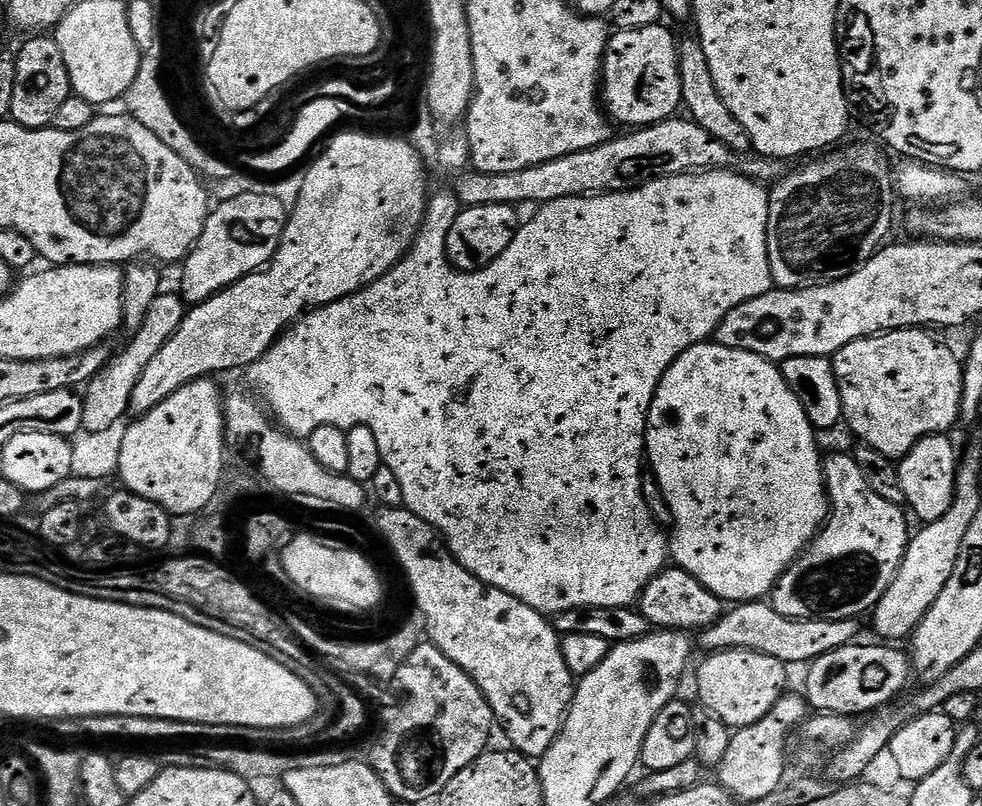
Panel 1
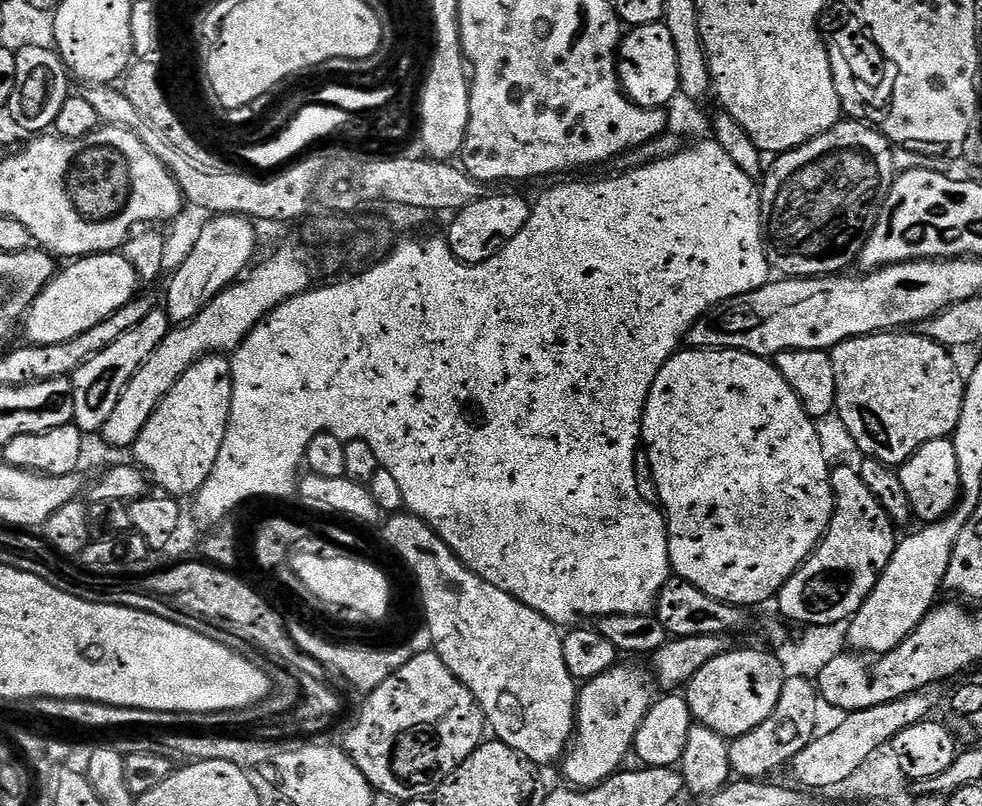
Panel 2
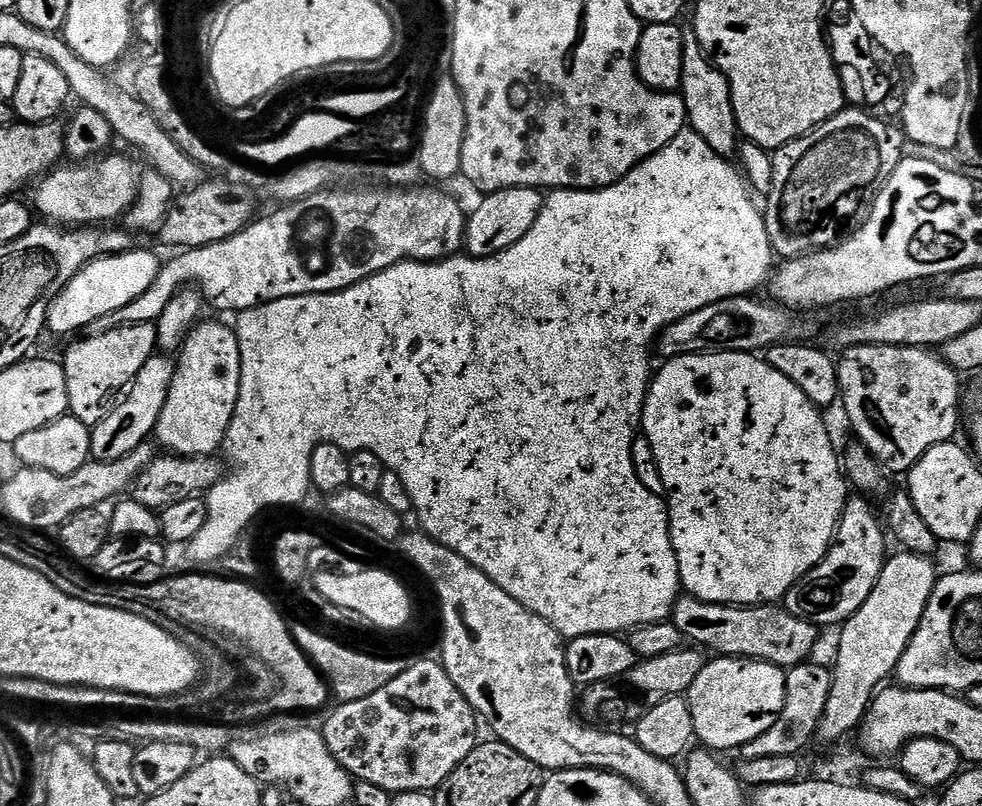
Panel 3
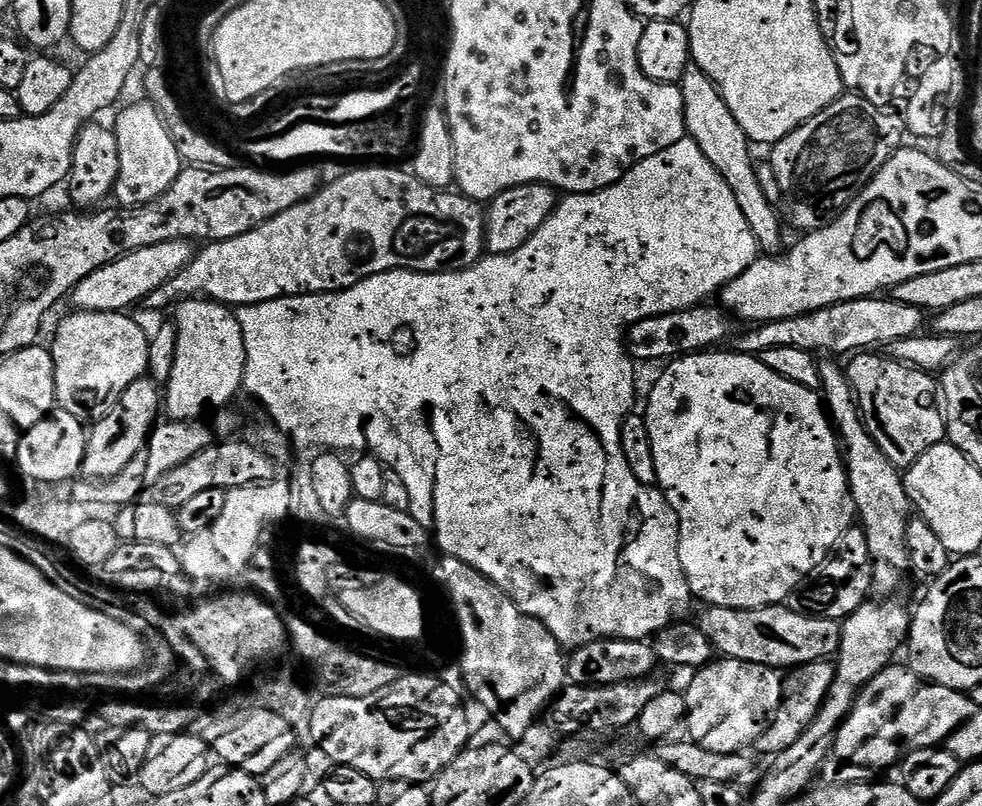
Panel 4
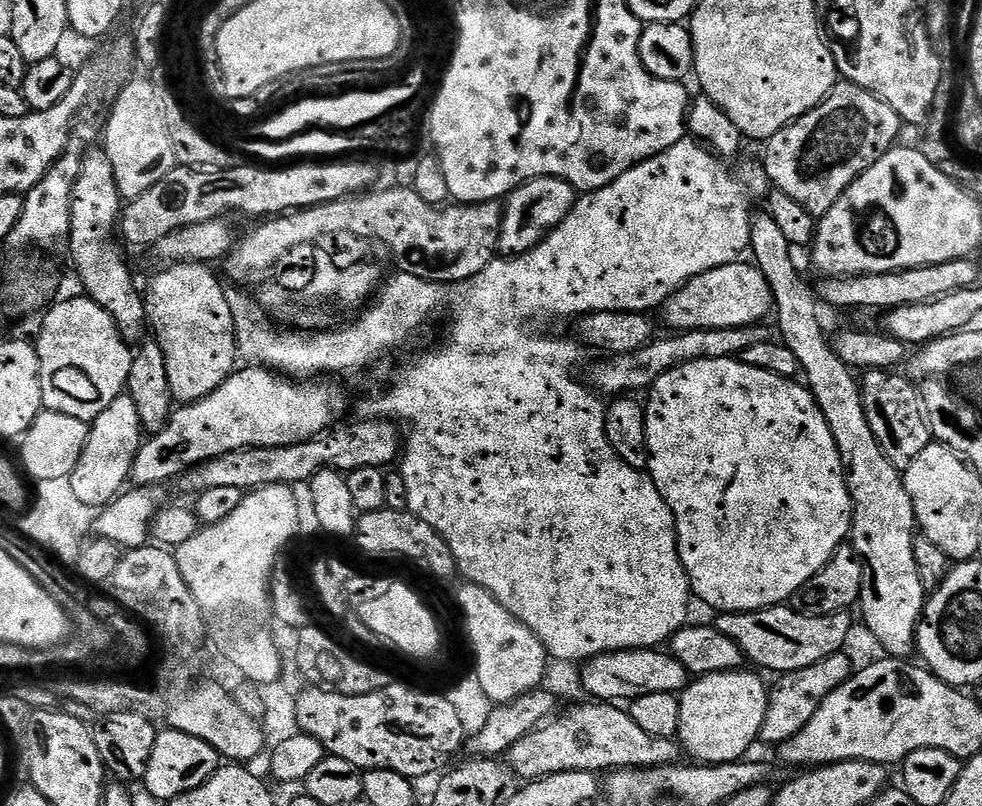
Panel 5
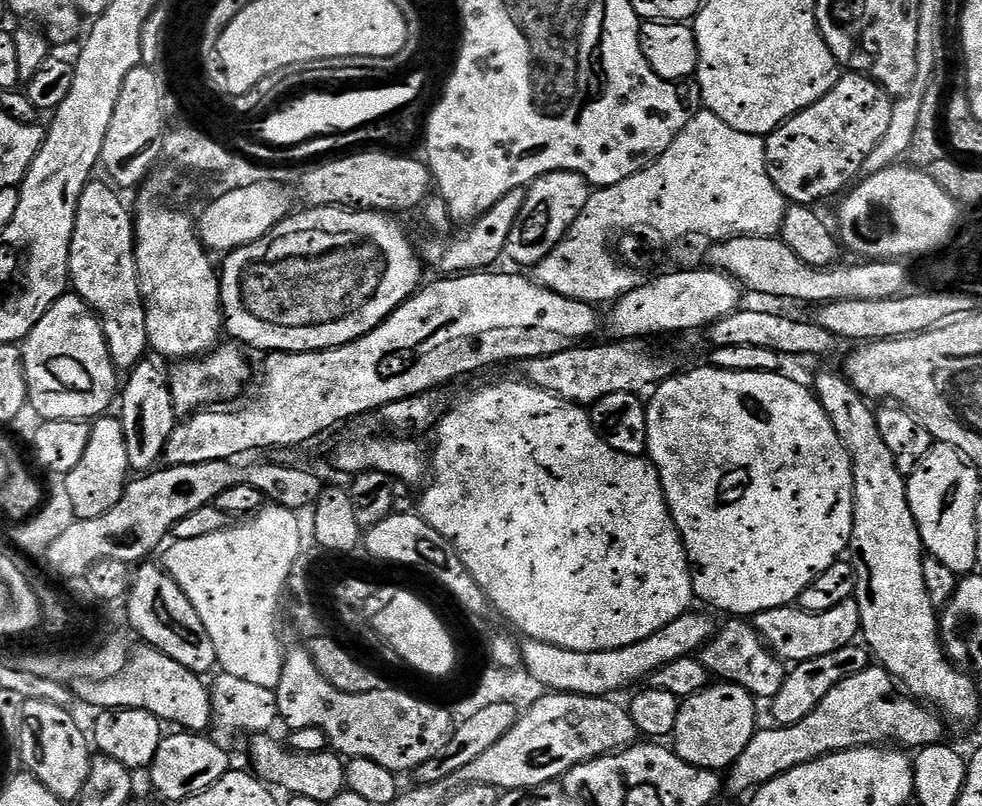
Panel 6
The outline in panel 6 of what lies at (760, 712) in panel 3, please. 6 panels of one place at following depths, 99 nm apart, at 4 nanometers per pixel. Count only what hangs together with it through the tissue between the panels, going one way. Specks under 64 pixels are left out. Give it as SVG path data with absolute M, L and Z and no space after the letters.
M727 682L709 683L698 694L687 697L680 705L678 722L670 737L676 755L695 768L731 768L742 750L746 750L752 735L758 731L756 704L757 697L751 696L741 684Z

